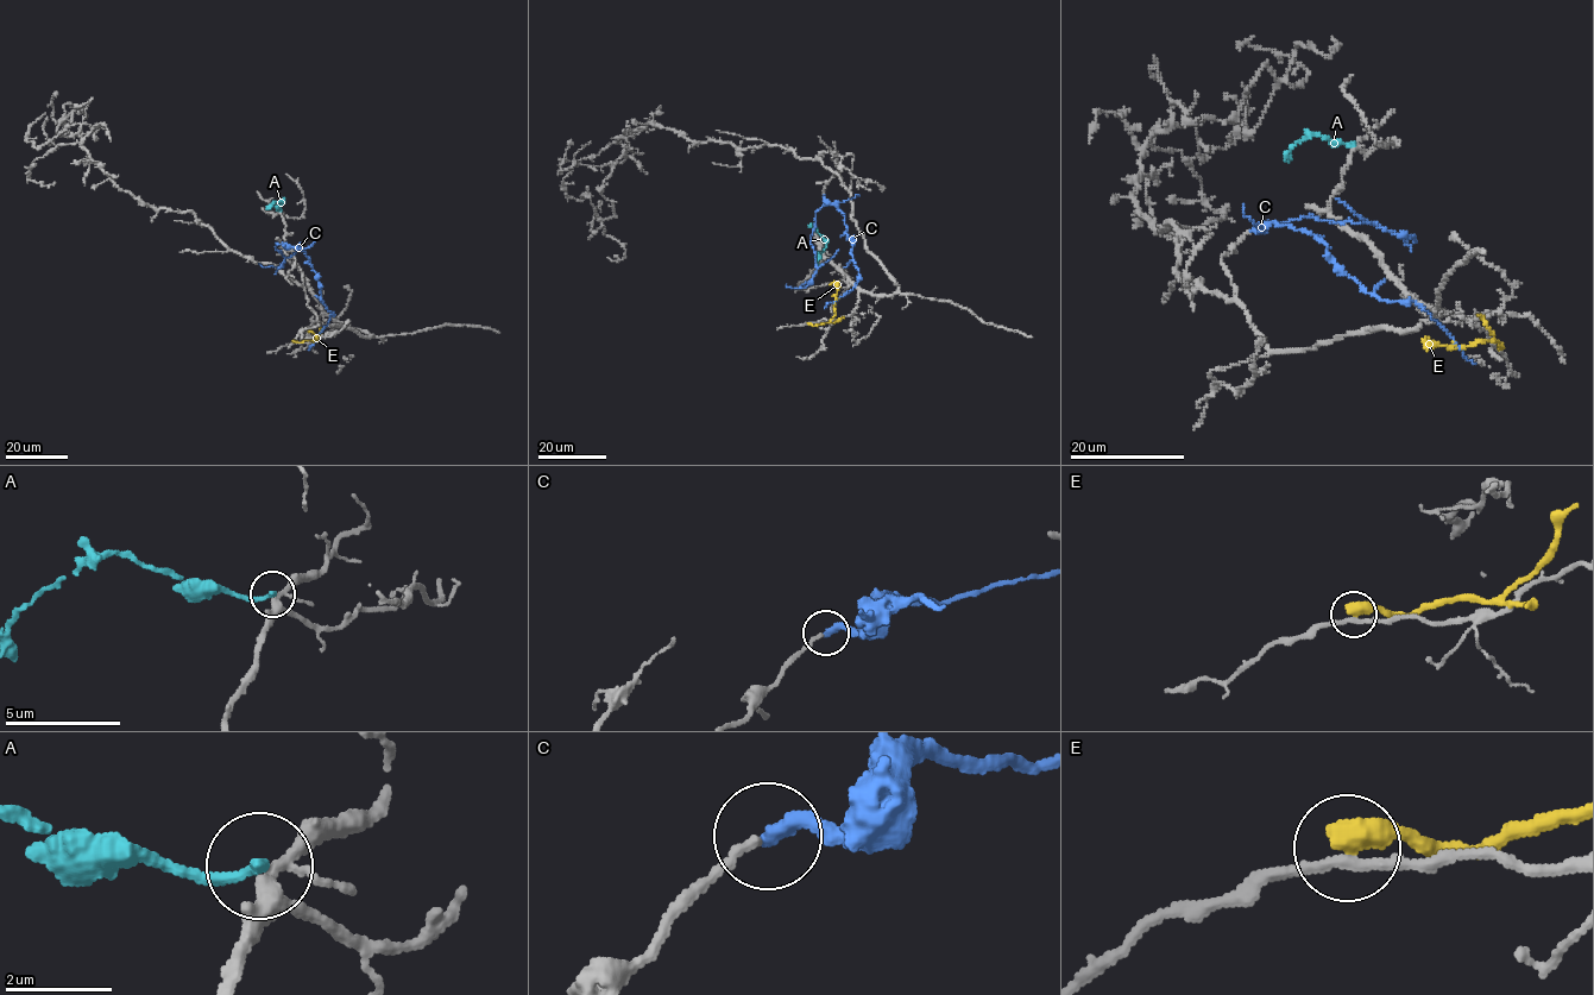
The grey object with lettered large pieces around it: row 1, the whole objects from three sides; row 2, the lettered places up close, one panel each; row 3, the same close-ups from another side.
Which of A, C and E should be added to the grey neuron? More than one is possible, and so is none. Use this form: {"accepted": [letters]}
{"accepted": []}

